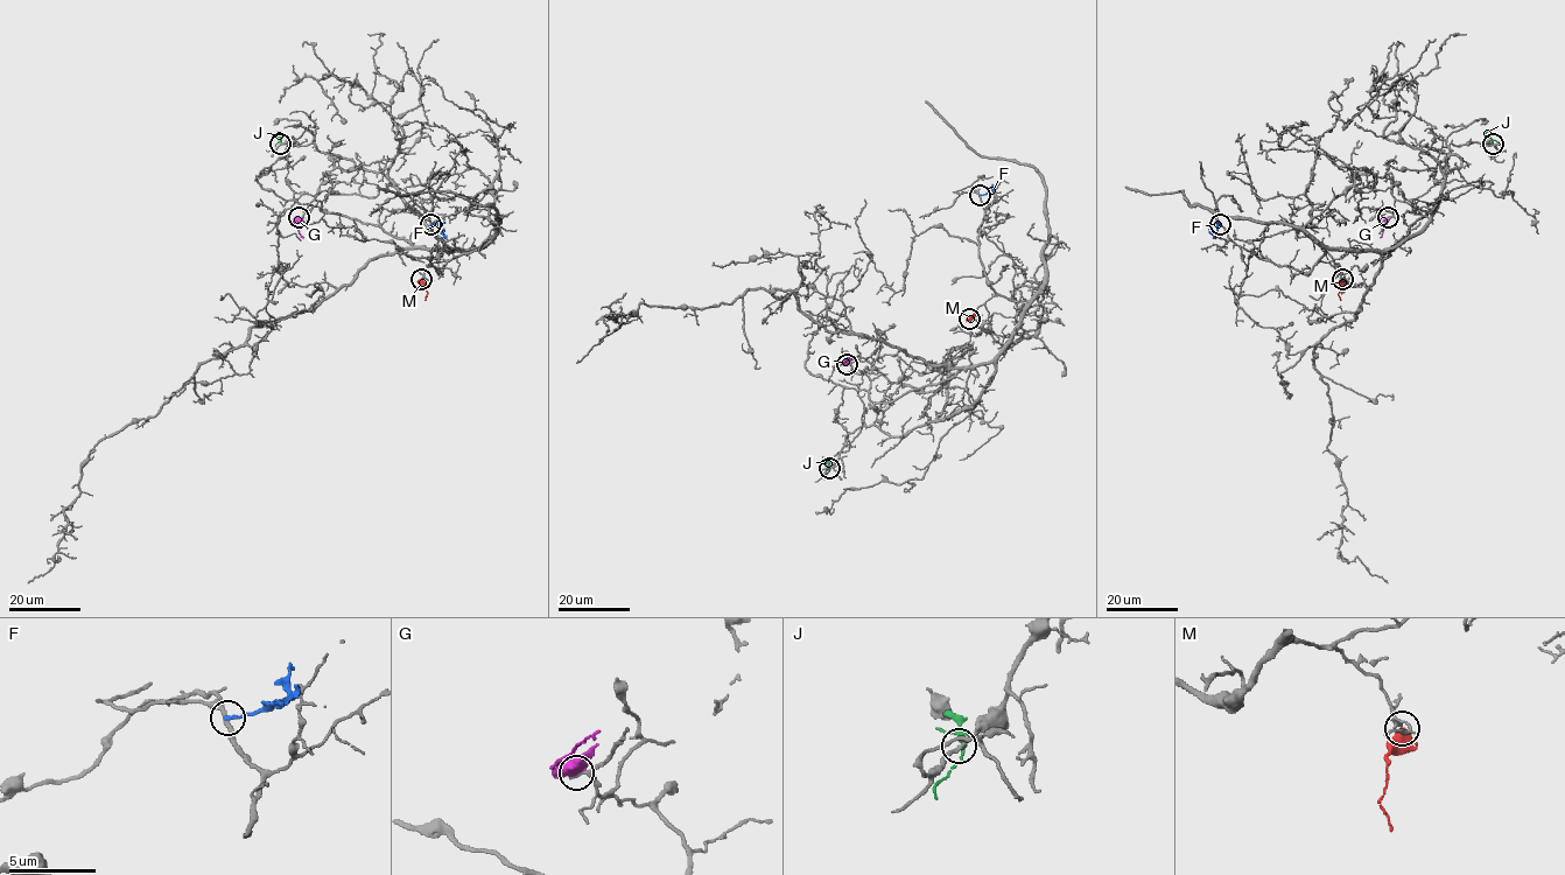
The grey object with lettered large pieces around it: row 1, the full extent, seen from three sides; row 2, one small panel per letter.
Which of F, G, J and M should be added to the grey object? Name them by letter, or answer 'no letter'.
M

